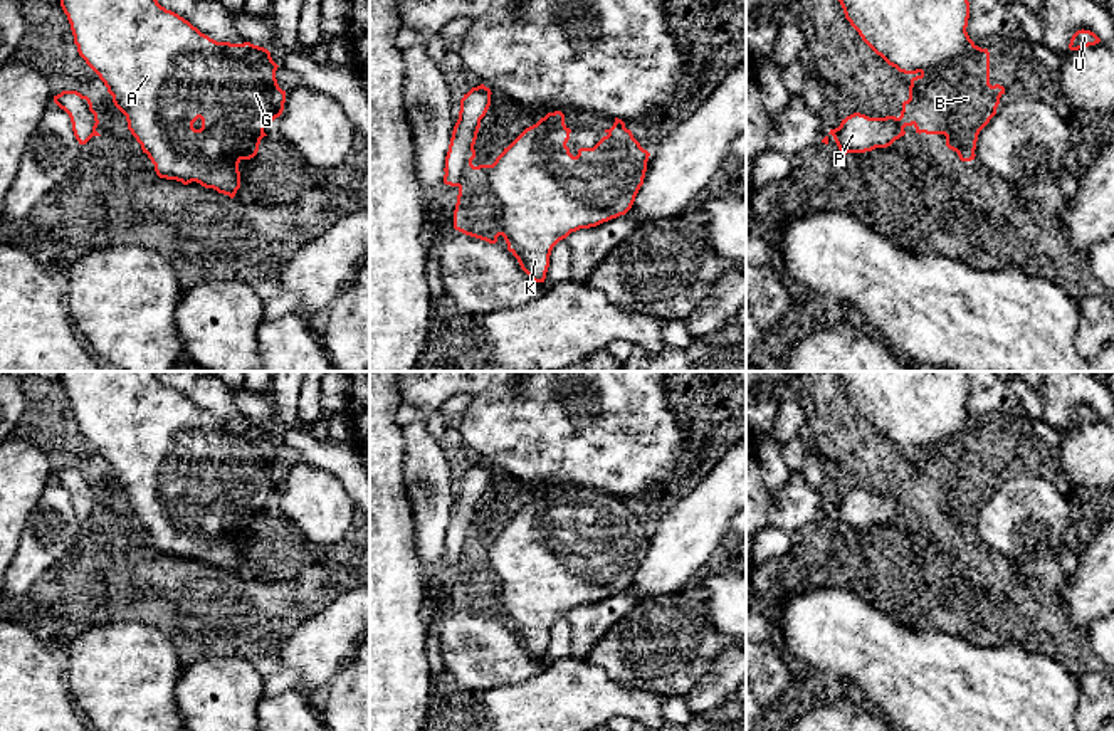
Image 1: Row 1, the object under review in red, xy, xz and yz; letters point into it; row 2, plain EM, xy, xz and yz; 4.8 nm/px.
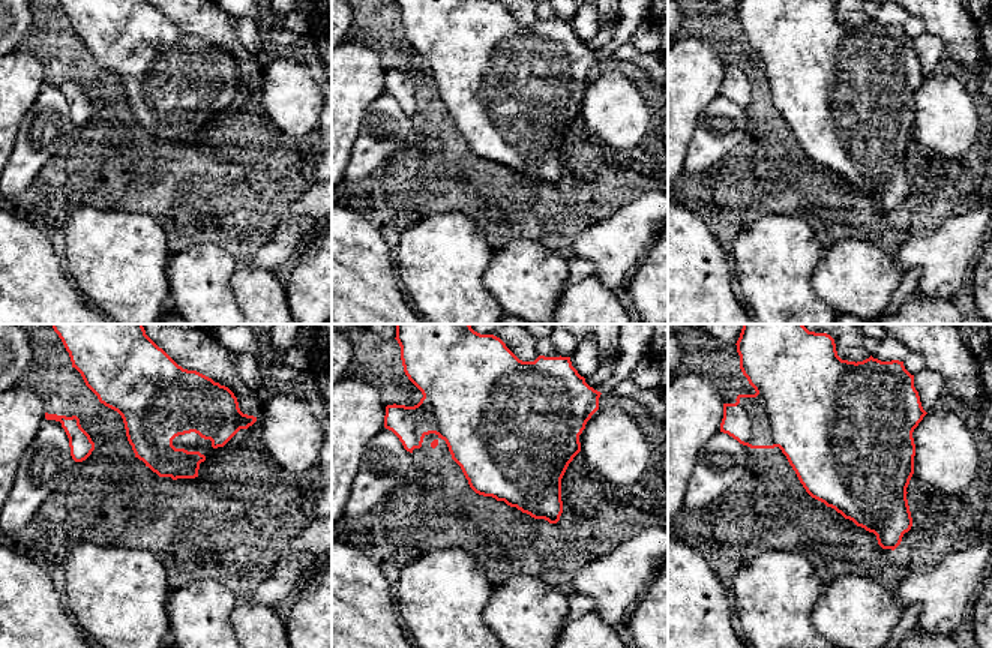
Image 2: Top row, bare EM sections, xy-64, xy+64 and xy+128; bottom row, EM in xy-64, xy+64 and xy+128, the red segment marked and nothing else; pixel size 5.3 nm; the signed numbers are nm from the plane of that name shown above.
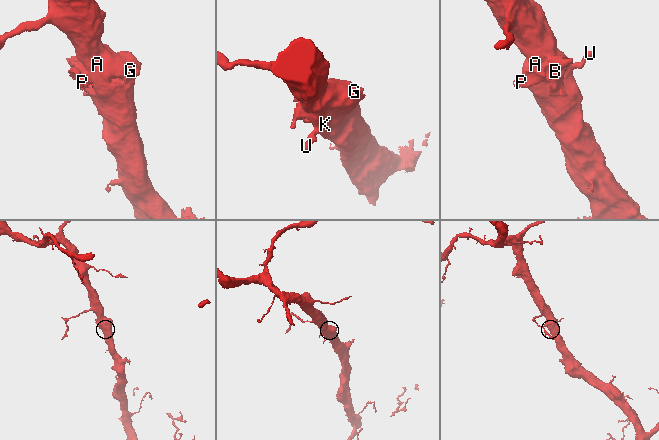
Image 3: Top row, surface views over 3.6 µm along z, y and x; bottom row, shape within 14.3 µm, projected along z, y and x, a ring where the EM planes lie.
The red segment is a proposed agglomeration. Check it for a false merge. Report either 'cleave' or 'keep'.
cleave

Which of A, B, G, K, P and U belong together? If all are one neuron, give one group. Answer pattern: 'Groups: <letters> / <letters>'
Groups: A B G K U / P

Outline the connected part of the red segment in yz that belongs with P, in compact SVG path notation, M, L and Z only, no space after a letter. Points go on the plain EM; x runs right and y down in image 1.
M854 489L842 496L840 502L830 506L830 509L822 516L828 521L828 513L832 511L840 531L847 529L865 529L875 524L887 524L896 516L899 516L902 502L899 494L869 494L860 489Z

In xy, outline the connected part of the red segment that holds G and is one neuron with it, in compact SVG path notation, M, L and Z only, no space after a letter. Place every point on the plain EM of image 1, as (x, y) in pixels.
M60 371L60 383L79 432L108 464L156 551L183 561L197 558L234 575L240 565L239 539L257 531L260 516L267 513L264 504L284 487L286 467L277 460L279 442L271 429L250 418L217 418L161 383L155 371Z

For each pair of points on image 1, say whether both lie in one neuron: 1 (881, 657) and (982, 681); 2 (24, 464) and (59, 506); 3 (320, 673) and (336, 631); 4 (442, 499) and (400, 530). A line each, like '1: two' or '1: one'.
1: one
2: two
3: one
4: two

